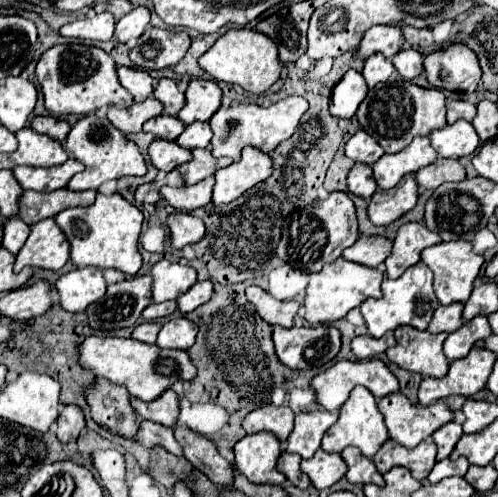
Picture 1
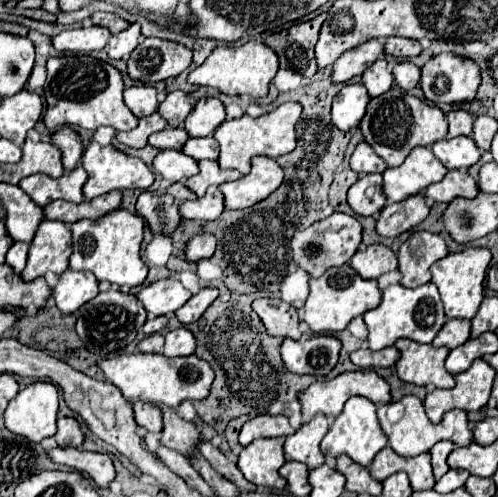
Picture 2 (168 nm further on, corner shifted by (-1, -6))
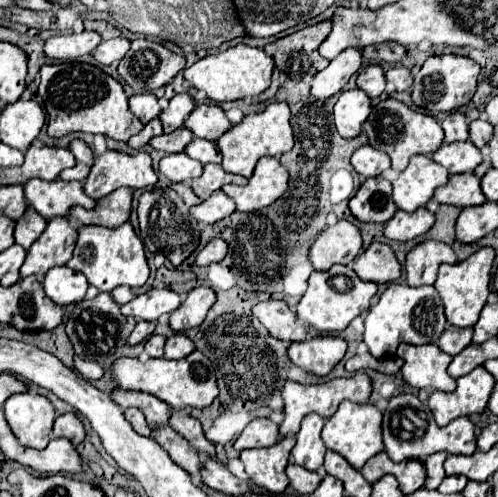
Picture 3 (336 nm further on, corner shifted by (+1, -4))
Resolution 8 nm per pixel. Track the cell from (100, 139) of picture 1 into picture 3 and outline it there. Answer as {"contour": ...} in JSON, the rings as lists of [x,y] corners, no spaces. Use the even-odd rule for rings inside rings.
{"contour":[[[108,150],[96,156],[96,162],[84,182],[84,192],[90,198],[100,200],[120,186],[146,188],[156,182],[158,176],[152,170],[152,158],[146,152],[128,156]]]}

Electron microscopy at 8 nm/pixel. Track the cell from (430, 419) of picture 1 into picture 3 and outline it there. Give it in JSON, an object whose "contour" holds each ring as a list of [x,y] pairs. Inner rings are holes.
{"contour":[[[398,394],[390,398],[388,408],[384,412],[384,422],[382,422],[382,440],[384,440],[386,454],[394,462],[424,460],[426,456],[436,452],[464,454],[464,456],[470,456],[476,452],[476,434],[470,418],[466,416],[456,418],[448,426],[440,428],[436,426],[430,408],[424,402],[420,402],[414,394]]]}

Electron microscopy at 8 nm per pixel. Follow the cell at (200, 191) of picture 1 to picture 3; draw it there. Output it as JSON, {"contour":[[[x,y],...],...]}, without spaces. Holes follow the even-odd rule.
{"contour":[[[216,190],[216,194],[206,198],[202,204],[192,206],[192,216],[204,224],[216,224],[216,222],[224,220],[226,216],[230,216],[234,210],[236,210],[236,206],[234,206],[232,198],[228,198],[222,190]]]}

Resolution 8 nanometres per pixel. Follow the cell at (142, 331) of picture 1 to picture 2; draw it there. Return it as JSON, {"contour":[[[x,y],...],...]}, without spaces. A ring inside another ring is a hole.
{"contour":[[[152,334],[152,336],[146,336],[138,344],[138,350],[140,352],[160,352],[162,346],[164,346],[164,336],[162,334]]]}

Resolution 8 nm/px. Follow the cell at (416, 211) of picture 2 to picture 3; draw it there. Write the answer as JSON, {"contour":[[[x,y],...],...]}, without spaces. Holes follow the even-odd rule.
{"contour":[[[398,210],[398,214],[384,226],[384,236],[390,240],[408,242],[426,234],[432,224],[434,214],[428,210],[416,210],[416,214],[404,214],[404,210]]]}

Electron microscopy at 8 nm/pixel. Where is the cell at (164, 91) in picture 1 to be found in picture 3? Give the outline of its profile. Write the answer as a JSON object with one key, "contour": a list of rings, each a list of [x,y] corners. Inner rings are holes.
{"contour":[[[178,94],[170,100],[170,106],[162,110],[160,120],[164,124],[164,134],[170,134],[184,126],[184,120],[194,110],[194,100],[190,94]]]}

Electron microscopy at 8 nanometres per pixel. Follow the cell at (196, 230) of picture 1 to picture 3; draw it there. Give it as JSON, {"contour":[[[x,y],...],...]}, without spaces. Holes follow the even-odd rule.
{"contour":[[[214,238],[214,240],[208,242],[208,246],[202,252],[198,252],[196,264],[198,266],[208,266],[212,262],[222,262],[226,252],[228,252],[228,244],[222,238]]]}

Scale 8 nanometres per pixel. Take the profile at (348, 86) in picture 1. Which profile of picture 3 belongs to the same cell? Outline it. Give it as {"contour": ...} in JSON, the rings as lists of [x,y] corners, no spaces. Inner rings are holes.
{"contour":[[[354,88],[342,92],[334,106],[334,122],[342,138],[356,138],[362,132],[364,122],[368,120],[372,108],[370,108],[370,98]]]}

